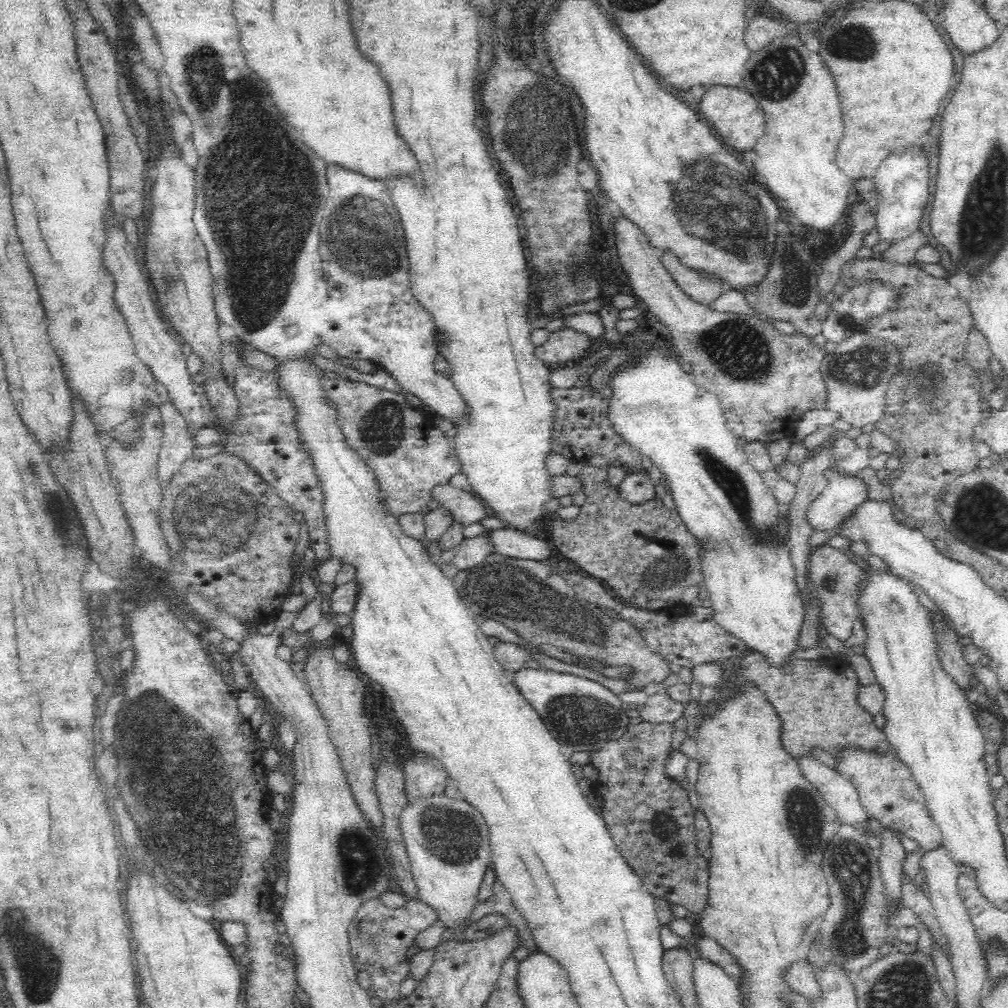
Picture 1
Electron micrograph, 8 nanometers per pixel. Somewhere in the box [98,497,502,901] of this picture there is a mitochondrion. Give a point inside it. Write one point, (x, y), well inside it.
(449, 836)

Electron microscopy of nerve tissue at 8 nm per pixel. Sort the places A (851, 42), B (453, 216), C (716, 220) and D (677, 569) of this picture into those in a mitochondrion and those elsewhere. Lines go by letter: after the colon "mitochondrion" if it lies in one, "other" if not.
A: mitochondrion
B: other
C: mitochondrion
D: mitochondrion

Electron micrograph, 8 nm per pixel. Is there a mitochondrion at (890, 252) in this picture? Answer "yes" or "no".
no

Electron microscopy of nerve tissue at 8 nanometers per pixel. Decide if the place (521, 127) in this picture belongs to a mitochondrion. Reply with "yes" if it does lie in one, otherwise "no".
yes

